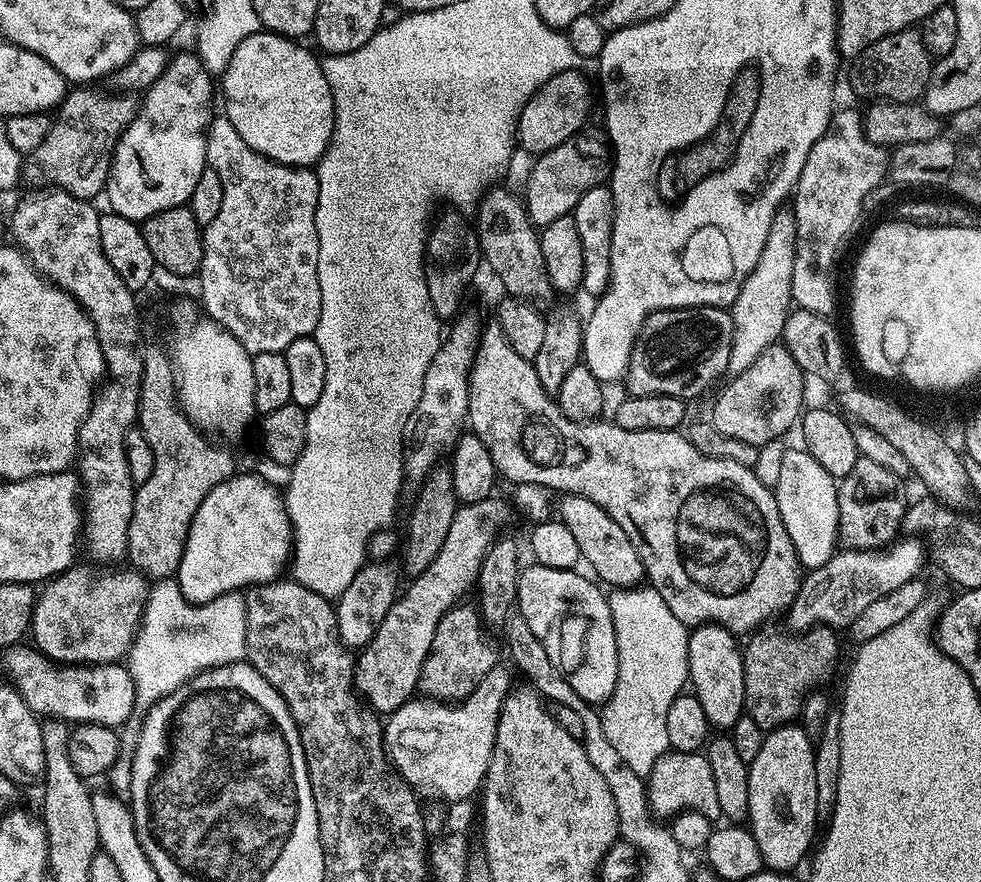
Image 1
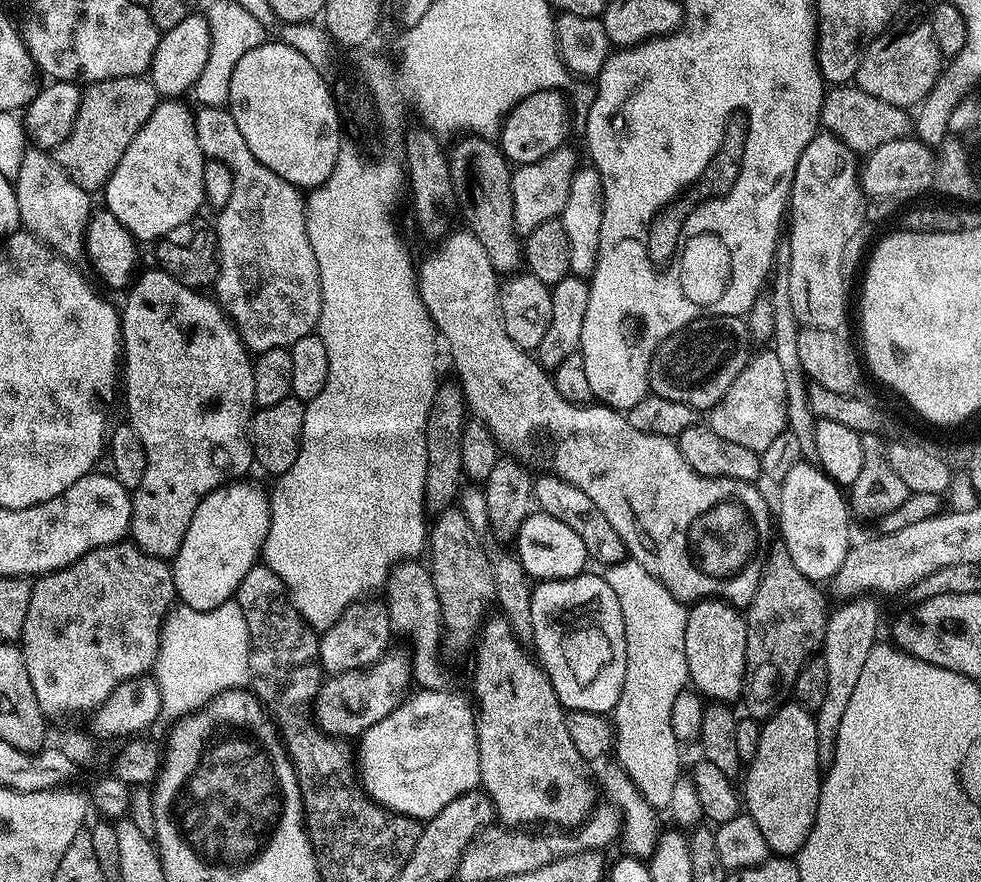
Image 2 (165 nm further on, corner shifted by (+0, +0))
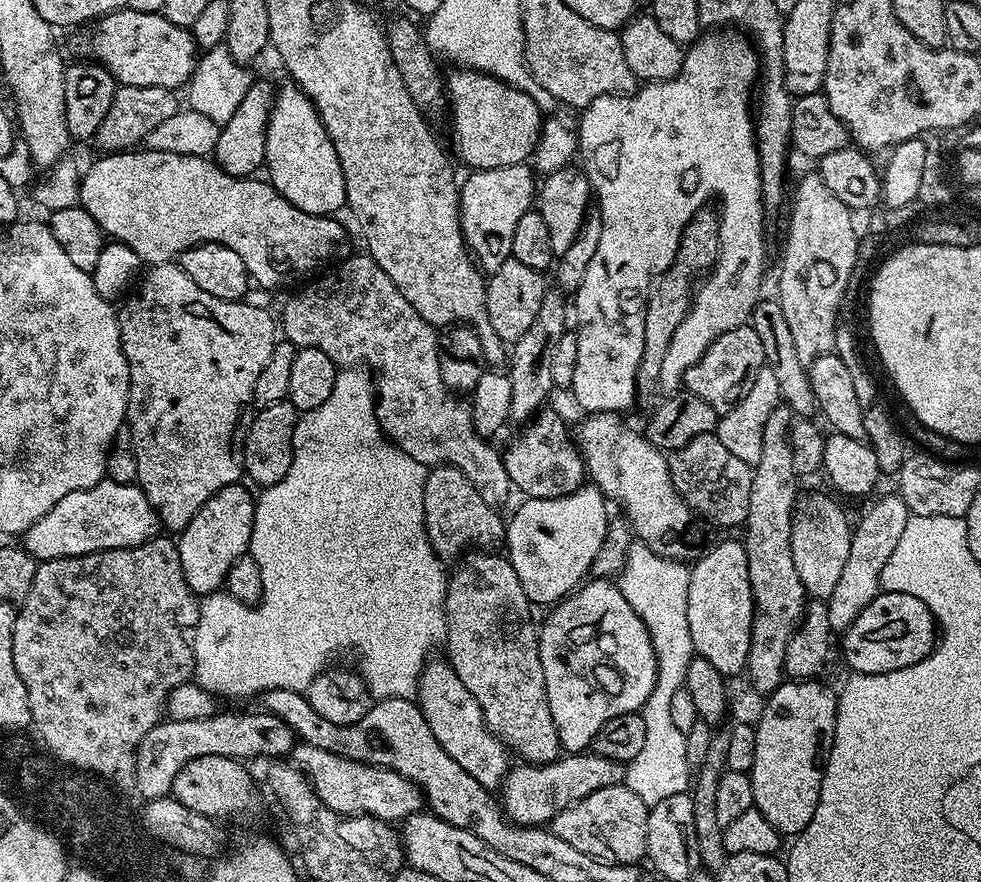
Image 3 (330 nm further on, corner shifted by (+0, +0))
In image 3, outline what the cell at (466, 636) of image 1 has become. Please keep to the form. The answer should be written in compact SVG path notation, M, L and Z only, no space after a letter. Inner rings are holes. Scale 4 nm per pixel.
M437 464L425 475L424 478L424 525L426 526L426 534L428 540L432 544L432 548L436 551L437 556L447 558L447 556L461 555L460 548L463 550L484 550L489 546L496 546L492 544L503 545L506 540L506 520L505 517L500 517L495 507L486 502L486 498L482 498L482 494L478 494L478 490L474 490L474 486L470 482L470 478L466 478L466 474L462 474L462 470L458 470L453 464Z

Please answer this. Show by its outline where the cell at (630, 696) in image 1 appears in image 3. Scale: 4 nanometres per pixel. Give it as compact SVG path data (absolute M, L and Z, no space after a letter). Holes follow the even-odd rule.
M634 542L628 547L624 568L618 574L622 598L634 606L652 639L656 659L656 681L650 698L646 698L642 715L646 722L646 743L641 753L625 767L624 783L648 807L690 786L690 766L686 762L686 738L670 719L670 698L684 687L687 666L694 657L690 622L686 622L686 598L690 590L690 568L687 563L658 554L649 544Z

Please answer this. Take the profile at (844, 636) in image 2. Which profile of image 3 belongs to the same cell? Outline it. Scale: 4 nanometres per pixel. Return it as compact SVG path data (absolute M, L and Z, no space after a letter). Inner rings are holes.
M899 494L879 496L877 495L871 501L873 504L861 514L860 521L855 521L852 530L852 541L850 542L850 554L846 557L846 567L842 569L842 575L838 577L838 586L834 586L834 594L830 594L826 601L830 614L830 626L833 633L836 634L843 633L844 629L850 627L854 618L862 610L866 610L866 606L870 606L870 602L881 591L880 575L882 570L886 566L886 562L890 562L890 554L894 554L894 546L898 546L898 538L902 538L902 530L906 530L906 522L910 513L904 499Z

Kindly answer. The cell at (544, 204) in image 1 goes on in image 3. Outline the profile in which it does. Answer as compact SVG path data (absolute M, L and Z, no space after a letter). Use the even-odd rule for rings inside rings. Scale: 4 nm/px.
M527 163L511 164L501 168L481 168L467 173L464 184L459 185L460 231L464 233L464 243L471 255L478 261L485 273L491 274L502 266L502 262L512 254L514 226L522 214L533 211L537 181L532 181L534 172Z

